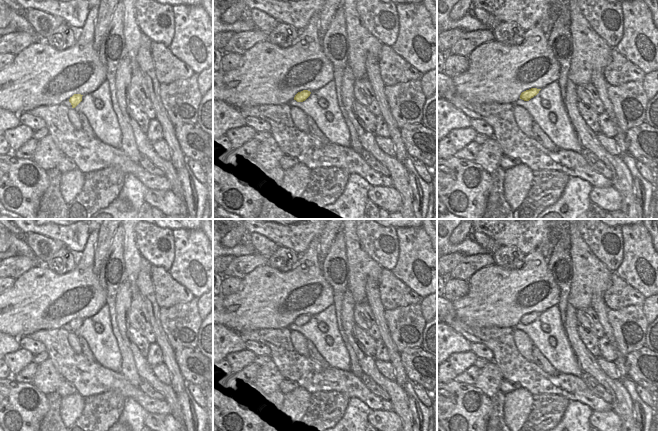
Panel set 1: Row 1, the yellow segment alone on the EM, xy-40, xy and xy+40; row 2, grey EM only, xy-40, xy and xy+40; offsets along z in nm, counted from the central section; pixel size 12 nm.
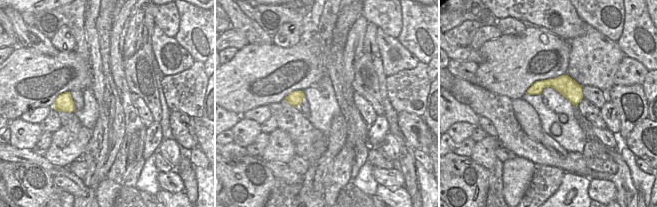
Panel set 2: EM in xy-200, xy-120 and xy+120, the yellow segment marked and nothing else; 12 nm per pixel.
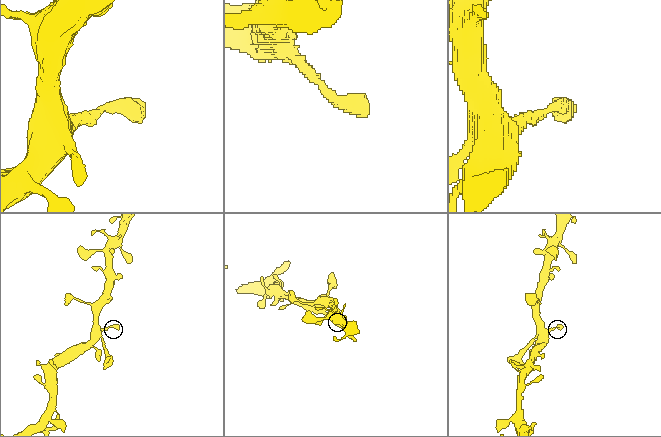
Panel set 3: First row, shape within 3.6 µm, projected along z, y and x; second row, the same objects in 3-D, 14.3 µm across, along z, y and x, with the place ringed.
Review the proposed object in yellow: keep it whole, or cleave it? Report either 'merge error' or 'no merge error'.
no merge error

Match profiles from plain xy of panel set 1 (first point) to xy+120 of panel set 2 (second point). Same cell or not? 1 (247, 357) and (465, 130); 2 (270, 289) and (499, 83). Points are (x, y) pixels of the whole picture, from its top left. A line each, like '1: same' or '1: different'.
1: same
2: same

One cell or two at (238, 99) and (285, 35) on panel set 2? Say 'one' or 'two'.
two

